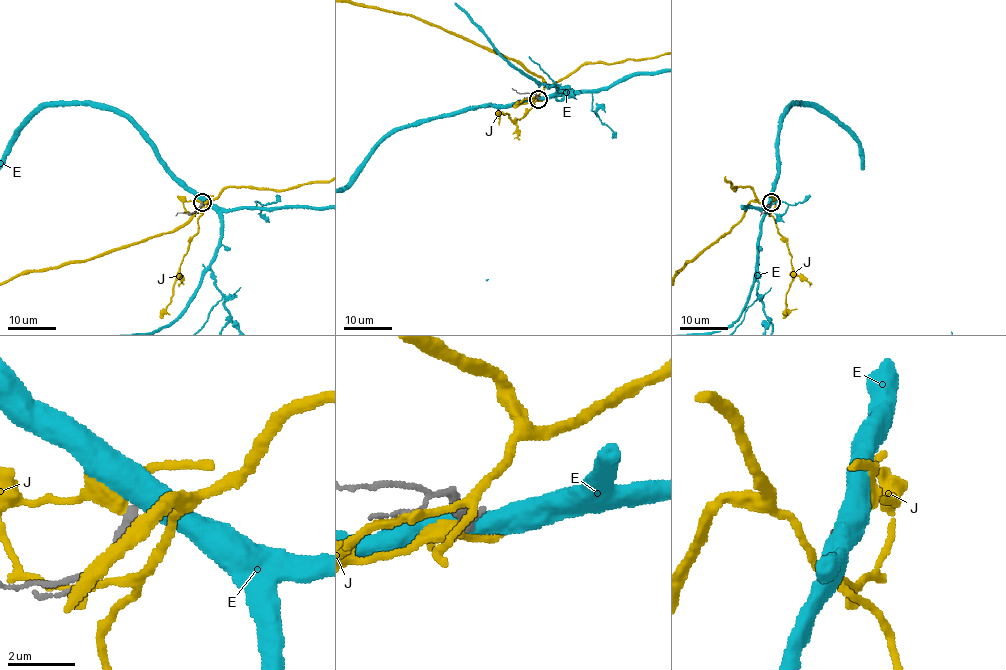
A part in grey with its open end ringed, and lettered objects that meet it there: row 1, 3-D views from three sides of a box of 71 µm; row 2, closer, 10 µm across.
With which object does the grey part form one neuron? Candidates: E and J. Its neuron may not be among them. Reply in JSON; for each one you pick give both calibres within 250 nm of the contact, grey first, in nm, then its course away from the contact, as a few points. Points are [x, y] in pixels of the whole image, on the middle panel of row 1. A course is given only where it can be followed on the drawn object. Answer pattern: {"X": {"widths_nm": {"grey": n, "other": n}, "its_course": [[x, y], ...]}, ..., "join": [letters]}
{"join": []}

